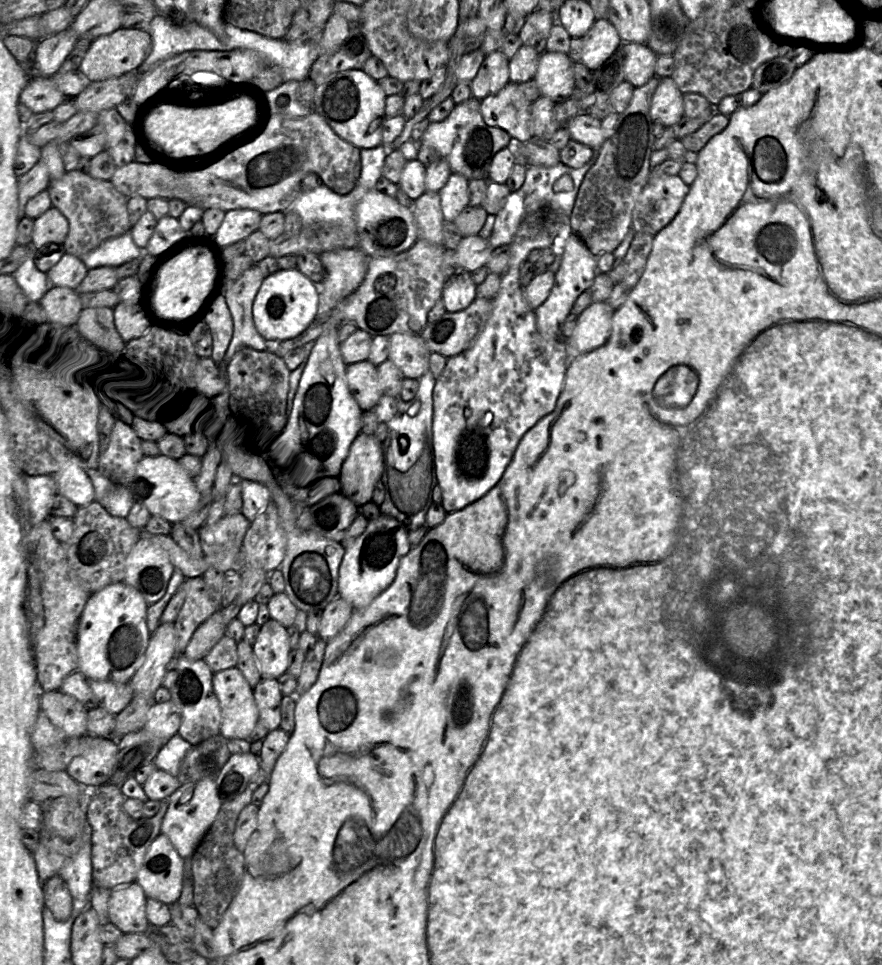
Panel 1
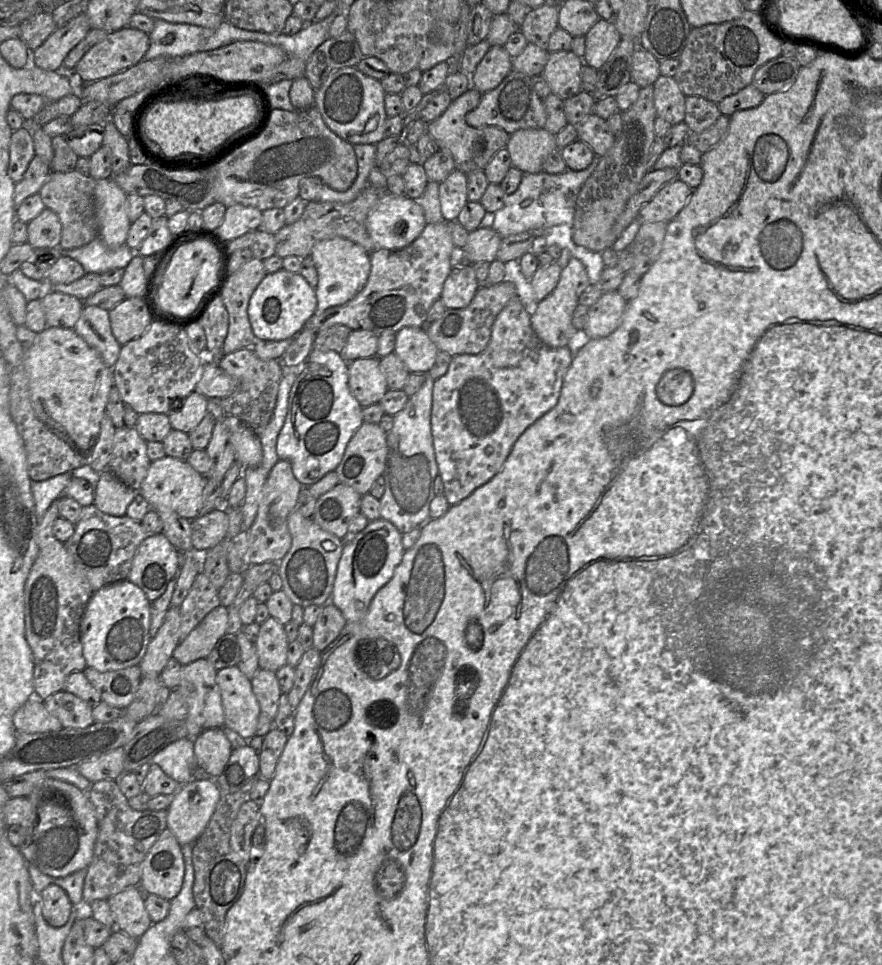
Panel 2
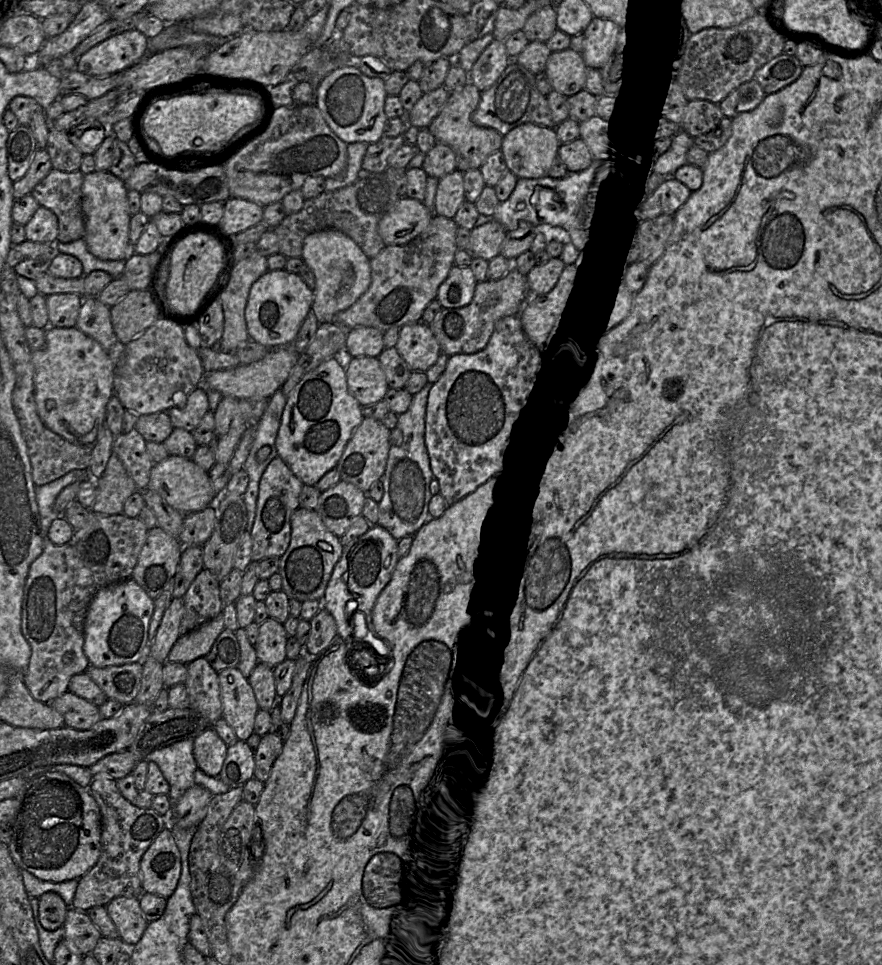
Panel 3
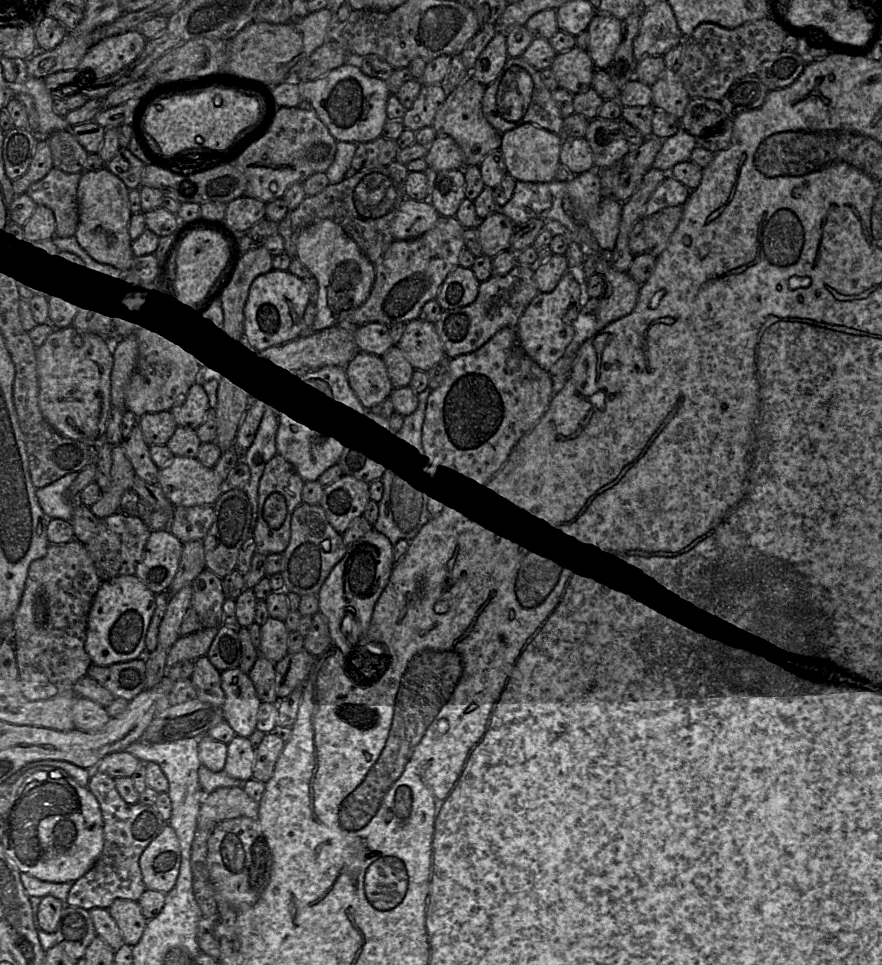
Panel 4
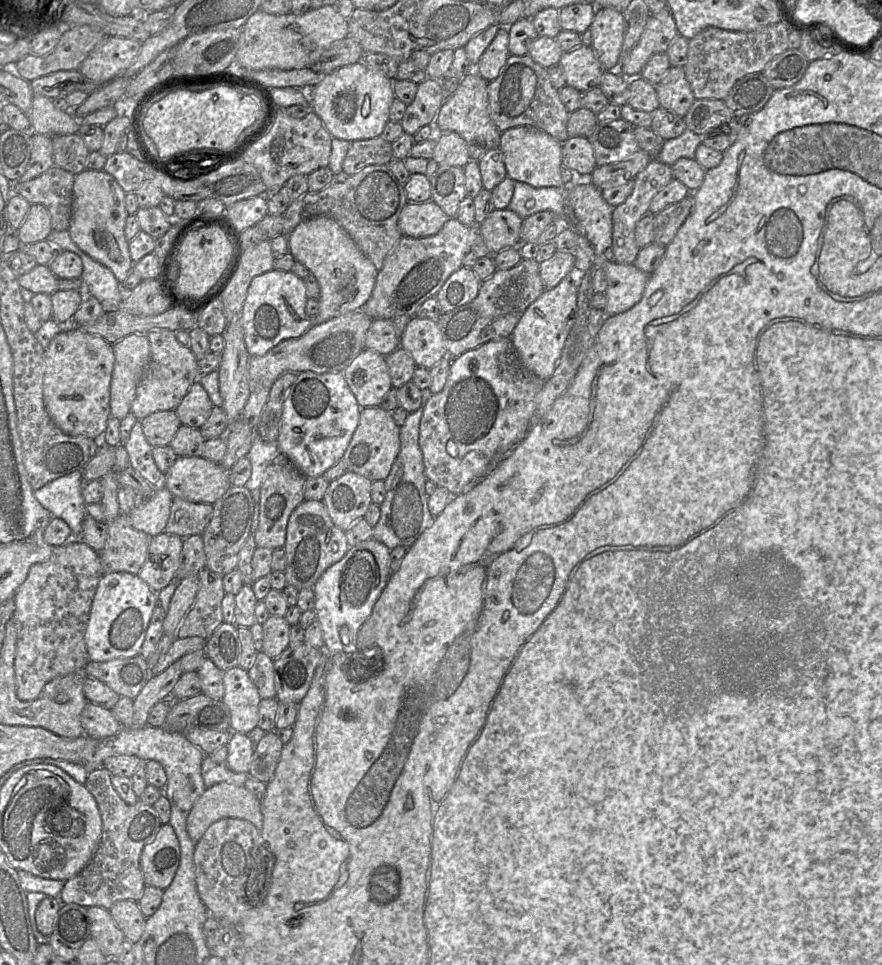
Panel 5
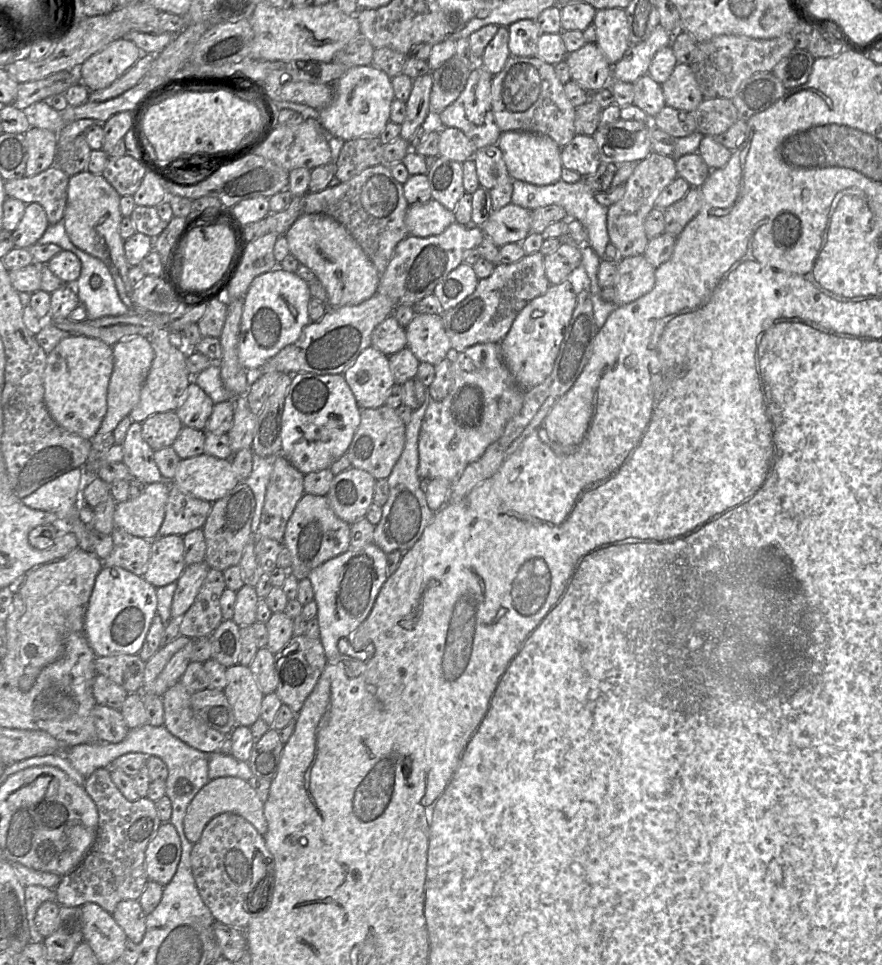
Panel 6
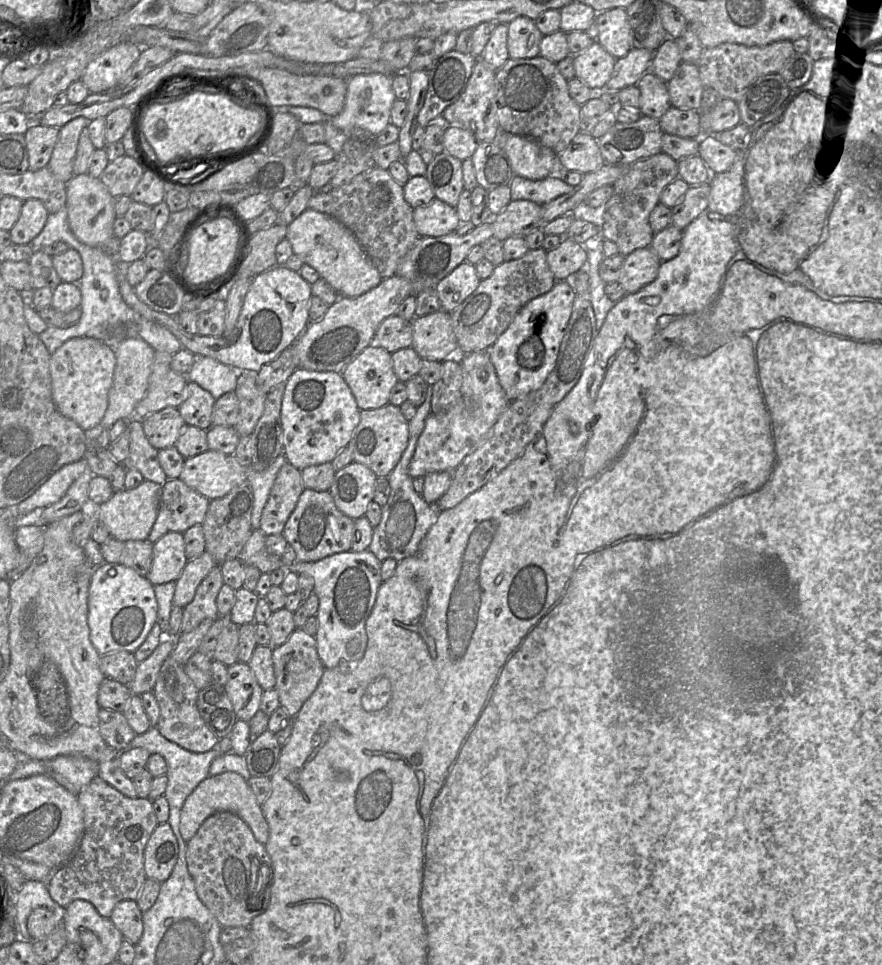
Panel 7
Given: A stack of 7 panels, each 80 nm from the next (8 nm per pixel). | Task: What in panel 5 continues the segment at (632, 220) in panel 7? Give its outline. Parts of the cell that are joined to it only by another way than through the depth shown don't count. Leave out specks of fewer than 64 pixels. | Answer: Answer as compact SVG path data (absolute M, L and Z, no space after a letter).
M653 157L647 166L635 177L632 193L623 203L616 206L612 213L612 249L615 254L615 262L632 264L635 261L640 251L635 239L636 225L649 212L651 201L655 195L673 178L671 166L662 163L656 157Z

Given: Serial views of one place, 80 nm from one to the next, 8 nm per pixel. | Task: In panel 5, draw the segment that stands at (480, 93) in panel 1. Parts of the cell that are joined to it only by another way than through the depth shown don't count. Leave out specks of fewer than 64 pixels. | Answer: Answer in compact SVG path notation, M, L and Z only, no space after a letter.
M500 27L495 38L486 48L474 69L486 81L494 80L505 65L510 55L508 44L508 29L507 27Z

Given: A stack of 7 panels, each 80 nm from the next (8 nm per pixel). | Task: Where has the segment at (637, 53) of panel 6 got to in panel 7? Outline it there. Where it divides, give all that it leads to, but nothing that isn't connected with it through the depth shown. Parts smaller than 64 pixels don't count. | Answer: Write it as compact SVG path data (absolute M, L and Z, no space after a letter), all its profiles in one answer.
M635 48L623 57L616 59L612 75L605 89L619 91L627 86L636 85L639 79L650 70L654 51Z

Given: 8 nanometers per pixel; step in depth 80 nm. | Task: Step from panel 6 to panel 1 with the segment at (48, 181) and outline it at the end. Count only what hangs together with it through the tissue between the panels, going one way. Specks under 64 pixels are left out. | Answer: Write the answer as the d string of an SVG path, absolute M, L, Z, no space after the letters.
M73 170L66 172L57 180L51 180L47 192L50 196L52 207L58 209L69 223L69 232L63 243L66 254L81 258L98 248L105 241L120 237L131 230L127 210L128 198L120 193L110 181L94 179L89 174Z

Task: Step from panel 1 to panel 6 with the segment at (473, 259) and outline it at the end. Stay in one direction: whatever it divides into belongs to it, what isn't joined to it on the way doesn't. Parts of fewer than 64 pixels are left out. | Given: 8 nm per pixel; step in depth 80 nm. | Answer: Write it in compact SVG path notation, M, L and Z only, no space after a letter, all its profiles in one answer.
M509 203L493 211L481 228L498 247L521 243L531 233L531 215L532 211Z

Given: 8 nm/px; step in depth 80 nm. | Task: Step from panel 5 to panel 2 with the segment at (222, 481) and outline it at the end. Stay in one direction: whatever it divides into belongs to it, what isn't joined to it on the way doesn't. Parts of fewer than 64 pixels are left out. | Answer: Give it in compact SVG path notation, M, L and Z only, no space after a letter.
M166 455L151 462L138 493L146 499L151 509L173 511L181 517L193 520L200 516L206 483L205 475L198 473L187 461Z

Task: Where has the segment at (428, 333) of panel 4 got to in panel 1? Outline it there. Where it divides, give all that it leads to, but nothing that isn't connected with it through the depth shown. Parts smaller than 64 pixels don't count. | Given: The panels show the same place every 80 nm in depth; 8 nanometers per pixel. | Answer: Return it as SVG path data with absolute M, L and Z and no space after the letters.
M396 333L389 339L388 359L400 369L405 378L419 380L429 370L431 354L421 335Z

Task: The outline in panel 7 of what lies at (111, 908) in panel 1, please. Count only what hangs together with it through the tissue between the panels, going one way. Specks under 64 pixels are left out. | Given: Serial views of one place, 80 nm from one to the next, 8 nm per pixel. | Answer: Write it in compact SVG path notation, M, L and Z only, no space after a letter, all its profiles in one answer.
M122 900L113 909L110 918L123 939L136 945L143 934L143 913L135 900Z

